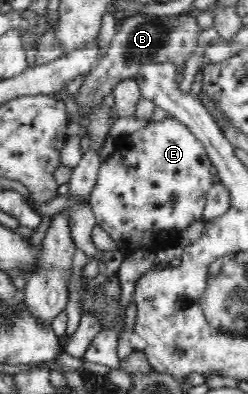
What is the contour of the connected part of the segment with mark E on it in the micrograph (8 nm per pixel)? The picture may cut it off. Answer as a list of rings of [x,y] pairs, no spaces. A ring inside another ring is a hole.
[[[176,117],[149,121],[146,126],[115,141],[116,155],[108,157],[99,168],[96,184],[88,200],[95,221],[110,234],[124,258],[132,248],[145,247],[156,253],[178,243],[180,232],[202,219],[208,189],[212,181],[212,163],[204,145],[190,128]]]

